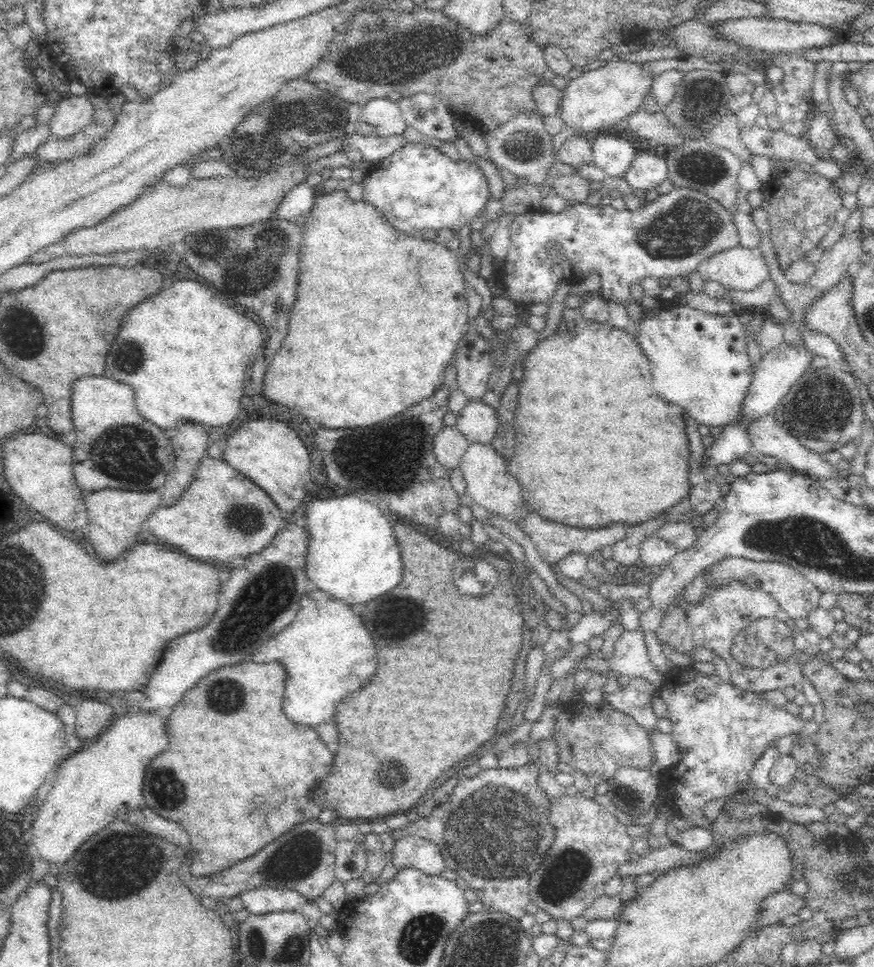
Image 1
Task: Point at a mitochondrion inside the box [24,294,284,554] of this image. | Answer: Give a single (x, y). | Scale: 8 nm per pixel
(129, 442)

